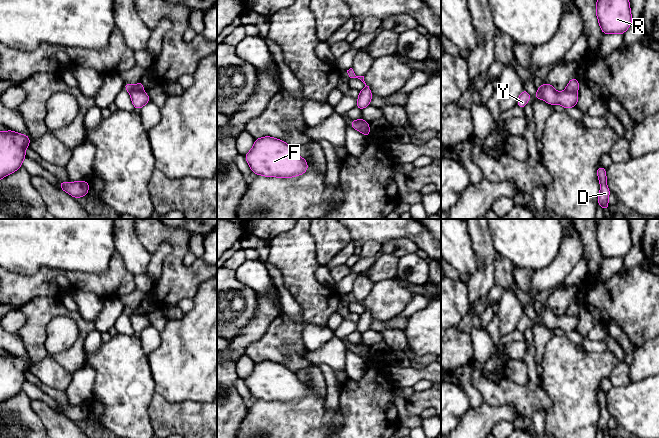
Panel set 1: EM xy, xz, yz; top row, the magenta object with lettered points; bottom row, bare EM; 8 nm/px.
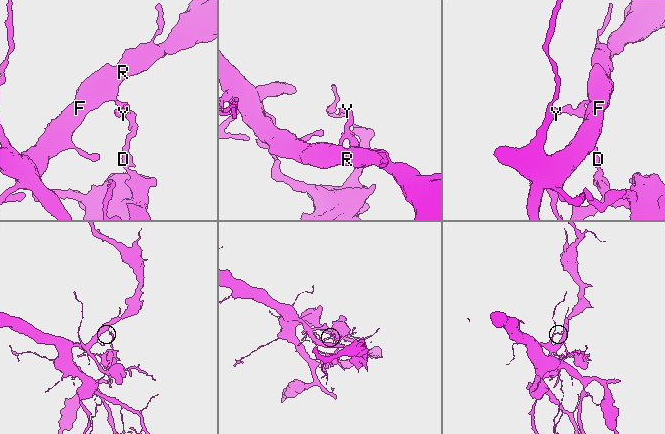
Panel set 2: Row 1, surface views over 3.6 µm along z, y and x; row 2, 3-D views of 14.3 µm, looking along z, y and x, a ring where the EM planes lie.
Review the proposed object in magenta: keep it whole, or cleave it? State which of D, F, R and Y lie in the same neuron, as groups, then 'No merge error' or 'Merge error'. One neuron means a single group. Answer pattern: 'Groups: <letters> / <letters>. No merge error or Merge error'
Groups: D Y / F R. Merge error

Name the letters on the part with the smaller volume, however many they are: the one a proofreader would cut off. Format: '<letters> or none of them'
D, Y

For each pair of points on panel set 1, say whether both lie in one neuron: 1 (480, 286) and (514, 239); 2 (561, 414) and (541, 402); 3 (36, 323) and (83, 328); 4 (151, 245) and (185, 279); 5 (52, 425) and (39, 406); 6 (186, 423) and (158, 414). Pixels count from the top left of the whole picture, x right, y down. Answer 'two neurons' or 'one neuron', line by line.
1: two neurons
2: two neurons
3: one neuron
4: one neuron
5: one neuron
6: one neuron

